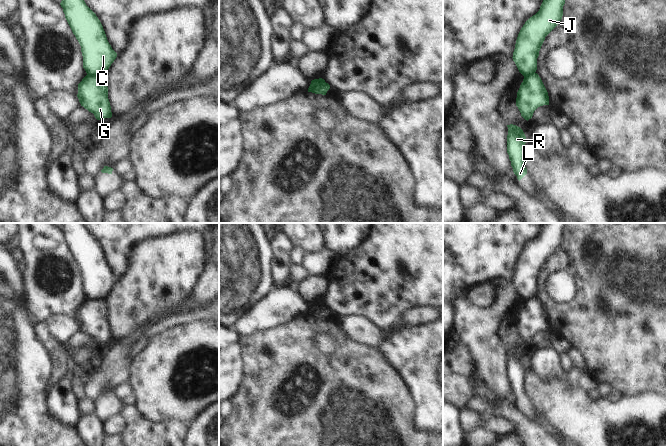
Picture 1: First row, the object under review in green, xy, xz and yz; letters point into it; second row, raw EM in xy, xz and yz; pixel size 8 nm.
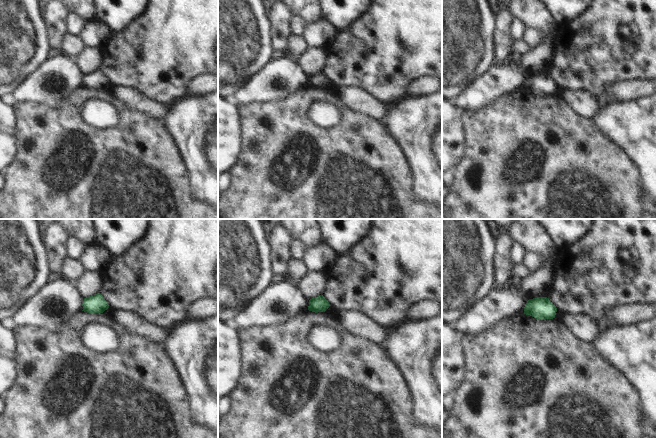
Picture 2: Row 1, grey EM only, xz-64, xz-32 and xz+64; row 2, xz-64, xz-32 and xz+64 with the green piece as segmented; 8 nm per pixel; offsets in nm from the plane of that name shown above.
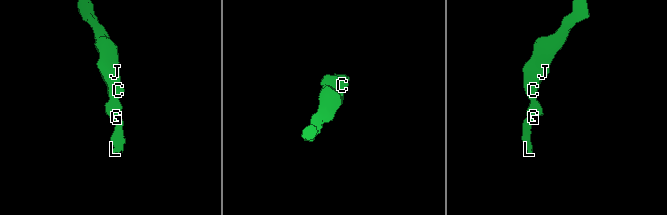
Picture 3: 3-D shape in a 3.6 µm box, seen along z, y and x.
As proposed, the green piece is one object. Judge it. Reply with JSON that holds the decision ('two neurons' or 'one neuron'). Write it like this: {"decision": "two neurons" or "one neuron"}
{"decision": "two neurons"}

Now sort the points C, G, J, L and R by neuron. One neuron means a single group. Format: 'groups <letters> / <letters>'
groups C J / G L R

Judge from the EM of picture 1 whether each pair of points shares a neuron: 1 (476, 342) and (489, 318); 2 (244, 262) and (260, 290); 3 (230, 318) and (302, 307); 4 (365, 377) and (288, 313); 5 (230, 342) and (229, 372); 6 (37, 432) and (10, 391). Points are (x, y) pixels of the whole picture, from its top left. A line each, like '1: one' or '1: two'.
1: one
2: one
3: two
4: two
5: one
6: one

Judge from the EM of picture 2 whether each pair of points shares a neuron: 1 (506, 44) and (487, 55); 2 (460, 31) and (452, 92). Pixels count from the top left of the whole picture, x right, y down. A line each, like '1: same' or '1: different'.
1: different
2: same

